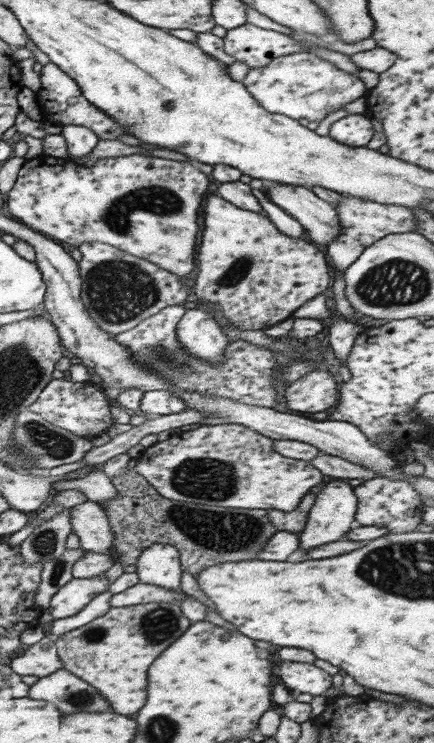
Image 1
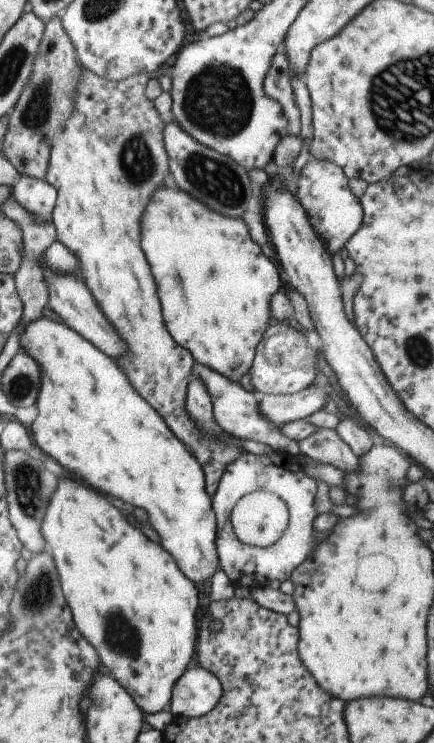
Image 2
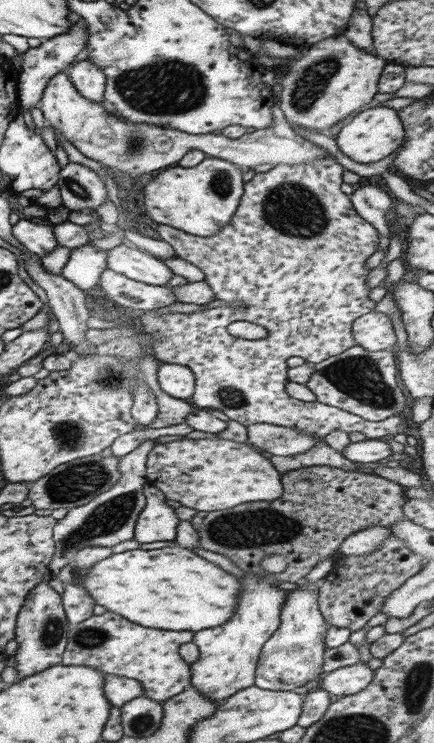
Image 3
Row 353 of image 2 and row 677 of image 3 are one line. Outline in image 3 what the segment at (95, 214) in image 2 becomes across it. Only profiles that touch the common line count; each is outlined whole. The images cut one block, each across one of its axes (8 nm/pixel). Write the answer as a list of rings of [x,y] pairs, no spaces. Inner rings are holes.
[[[107,611],[105,614],[93,615],[81,624],[70,625],[61,664],[90,668],[96,664],[96,668],[104,674],[134,678],[142,684],[146,698],[162,703],[191,685],[189,664],[182,660],[178,648],[180,644],[190,642],[192,636],[192,632],[160,632],[154,628],[144,628]]]

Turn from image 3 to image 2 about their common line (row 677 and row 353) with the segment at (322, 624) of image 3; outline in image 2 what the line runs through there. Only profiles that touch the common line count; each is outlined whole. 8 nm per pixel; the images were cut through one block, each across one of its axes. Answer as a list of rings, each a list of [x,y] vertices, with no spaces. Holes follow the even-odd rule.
[[[276,322],[270,324],[255,350],[256,361],[249,373],[256,394],[291,395],[307,389],[316,378],[318,351],[313,349],[306,340],[307,332],[294,322]]]

